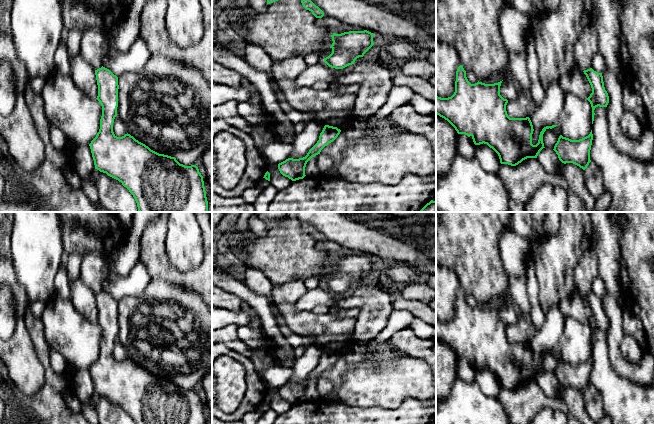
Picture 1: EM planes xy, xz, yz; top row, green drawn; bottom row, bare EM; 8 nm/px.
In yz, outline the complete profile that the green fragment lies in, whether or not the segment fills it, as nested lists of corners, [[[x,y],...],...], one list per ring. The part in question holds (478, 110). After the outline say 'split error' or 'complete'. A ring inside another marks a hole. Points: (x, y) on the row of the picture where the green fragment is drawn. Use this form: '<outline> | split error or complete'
[[[460,65],[454,94],[448,98],[436,95],[436,114],[447,120],[458,134],[471,136],[475,145],[487,144],[498,154],[501,164],[516,166],[527,158],[537,158],[545,148],[544,132],[557,125],[544,127],[538,143],[533,145],[530,118],[508,116],[508,100],[500,95],[501,83],[471,84]]] | complete

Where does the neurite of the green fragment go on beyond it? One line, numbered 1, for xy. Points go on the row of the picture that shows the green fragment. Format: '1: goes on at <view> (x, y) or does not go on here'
1: does not go on here

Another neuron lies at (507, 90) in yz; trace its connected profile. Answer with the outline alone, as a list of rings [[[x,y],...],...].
[[[502,81],[500,86],[500,95],[507,100],[517,100],[520,95],[514,85],[509,81]]]

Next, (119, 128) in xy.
[[[118,115],[114,119],[113,132],[117,137],[122,137],[127,134],[127,127]]]

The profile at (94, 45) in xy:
[[[90,27],[82,35],[79,54],[97,70],[102,67],[103,58],[110,49],[107,35],[98,27]]]

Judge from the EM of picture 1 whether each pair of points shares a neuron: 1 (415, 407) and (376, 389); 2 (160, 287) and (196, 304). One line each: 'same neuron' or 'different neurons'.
1: different neurons
2: same neuron

